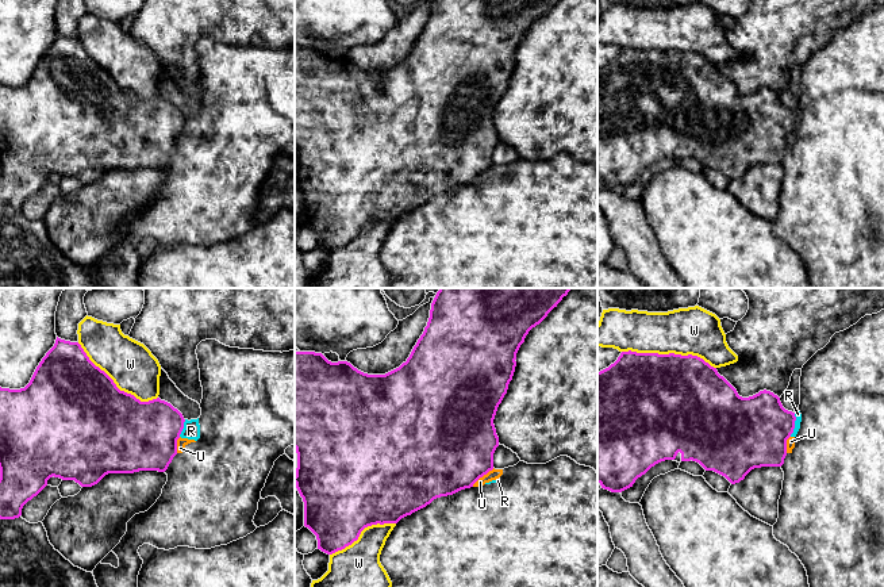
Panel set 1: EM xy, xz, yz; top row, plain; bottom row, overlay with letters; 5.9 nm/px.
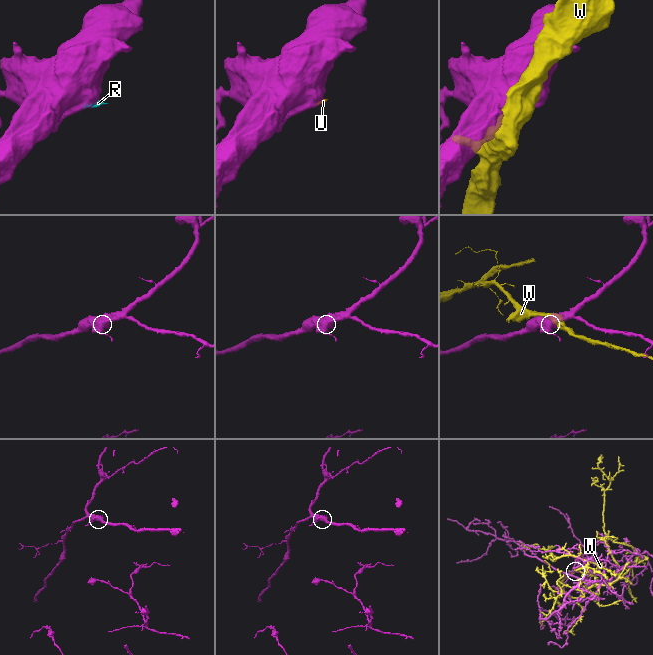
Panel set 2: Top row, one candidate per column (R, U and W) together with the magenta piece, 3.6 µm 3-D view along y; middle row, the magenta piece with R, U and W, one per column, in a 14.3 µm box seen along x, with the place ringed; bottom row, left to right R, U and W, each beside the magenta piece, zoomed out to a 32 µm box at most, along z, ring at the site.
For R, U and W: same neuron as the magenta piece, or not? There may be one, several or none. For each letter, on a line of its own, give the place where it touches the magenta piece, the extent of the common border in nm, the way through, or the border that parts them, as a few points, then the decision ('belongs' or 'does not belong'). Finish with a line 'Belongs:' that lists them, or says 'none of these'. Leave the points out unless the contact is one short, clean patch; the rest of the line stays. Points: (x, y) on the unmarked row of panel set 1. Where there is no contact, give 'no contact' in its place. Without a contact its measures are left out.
R: yz (794, 122) | 150 nm | along yz (795, 110), (795, 125), (790, 133) | does not belong
U: xz (483, 172) | 170 nm | along xz (494, 165), (472, 183) | does not belong
W: yz (669, 50) | 550 nm | does not belong
Belongs: none of these

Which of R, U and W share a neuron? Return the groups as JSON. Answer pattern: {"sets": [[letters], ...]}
{"sets": [["R", "U"], ["W"]]}

